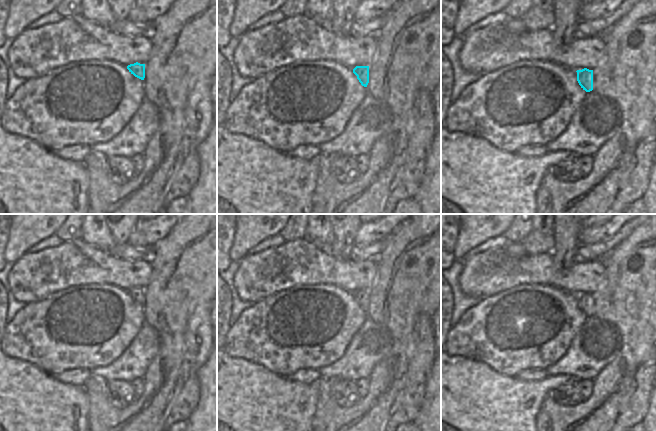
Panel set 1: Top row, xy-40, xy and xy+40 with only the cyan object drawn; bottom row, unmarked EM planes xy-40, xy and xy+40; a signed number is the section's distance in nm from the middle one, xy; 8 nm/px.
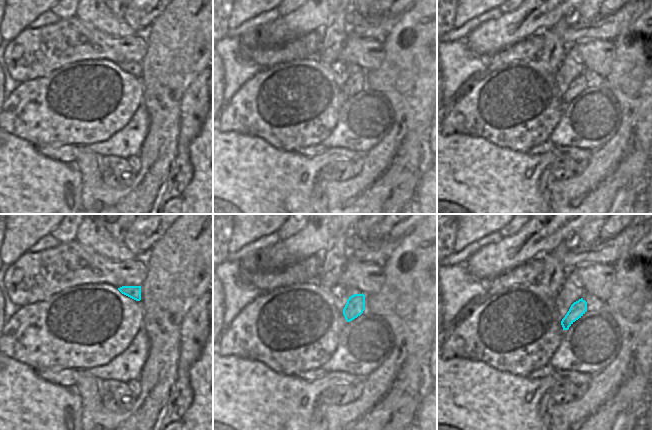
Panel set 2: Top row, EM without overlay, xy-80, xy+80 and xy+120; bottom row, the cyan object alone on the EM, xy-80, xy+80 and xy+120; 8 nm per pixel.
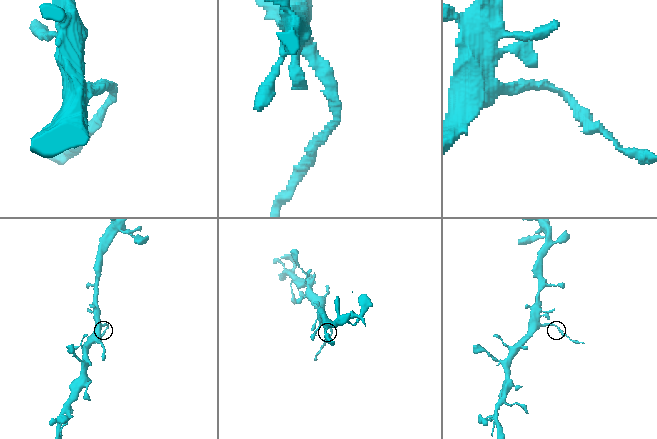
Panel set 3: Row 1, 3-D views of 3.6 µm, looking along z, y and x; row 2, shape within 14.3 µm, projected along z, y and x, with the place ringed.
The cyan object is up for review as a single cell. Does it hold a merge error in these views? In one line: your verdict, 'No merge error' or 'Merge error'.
Merge error

